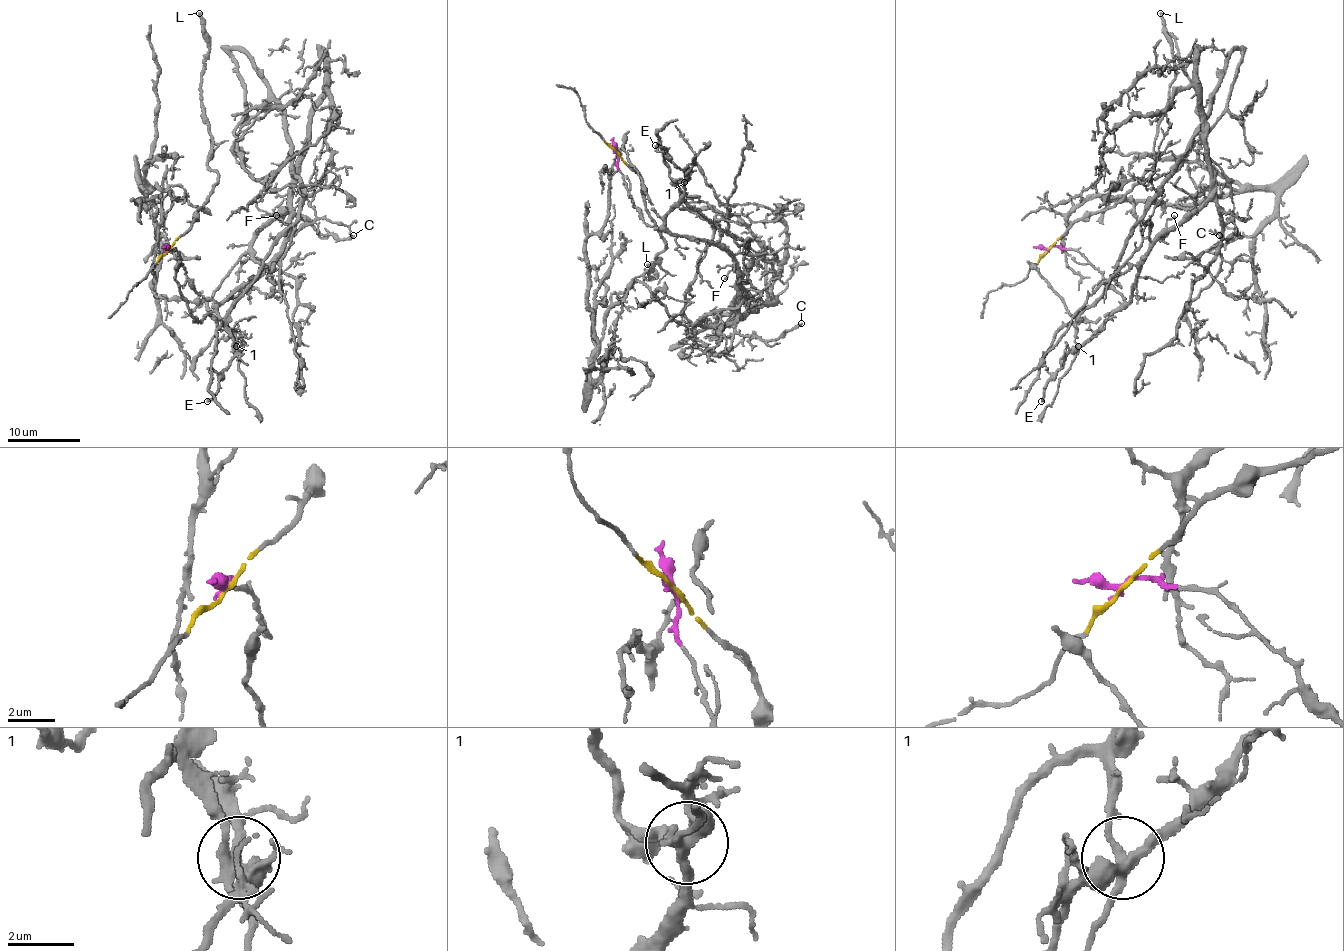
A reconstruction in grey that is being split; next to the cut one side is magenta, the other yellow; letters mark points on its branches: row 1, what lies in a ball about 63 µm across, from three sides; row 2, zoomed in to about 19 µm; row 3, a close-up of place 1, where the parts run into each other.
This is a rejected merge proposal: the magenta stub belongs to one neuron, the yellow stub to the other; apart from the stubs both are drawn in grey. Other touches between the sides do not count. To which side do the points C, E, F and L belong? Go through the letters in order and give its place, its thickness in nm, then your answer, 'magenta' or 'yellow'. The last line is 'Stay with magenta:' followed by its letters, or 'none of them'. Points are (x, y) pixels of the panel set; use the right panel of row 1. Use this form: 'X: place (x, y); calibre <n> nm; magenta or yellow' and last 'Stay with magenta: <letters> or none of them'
C: place (1219, 235); calibre 280 nm; magenta
E: place (1041, 401); calibre 190 nm; magenta
F: place (1174, 215); calibre 150 nm; magenta
L: place (1160, 13); calibre 240 nm; yellow
Stay with magenta: C, E, F

